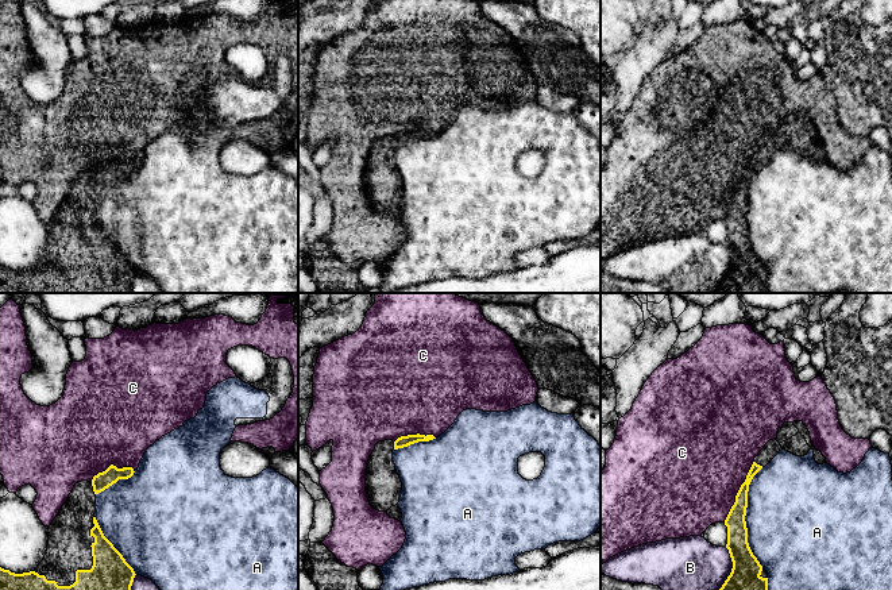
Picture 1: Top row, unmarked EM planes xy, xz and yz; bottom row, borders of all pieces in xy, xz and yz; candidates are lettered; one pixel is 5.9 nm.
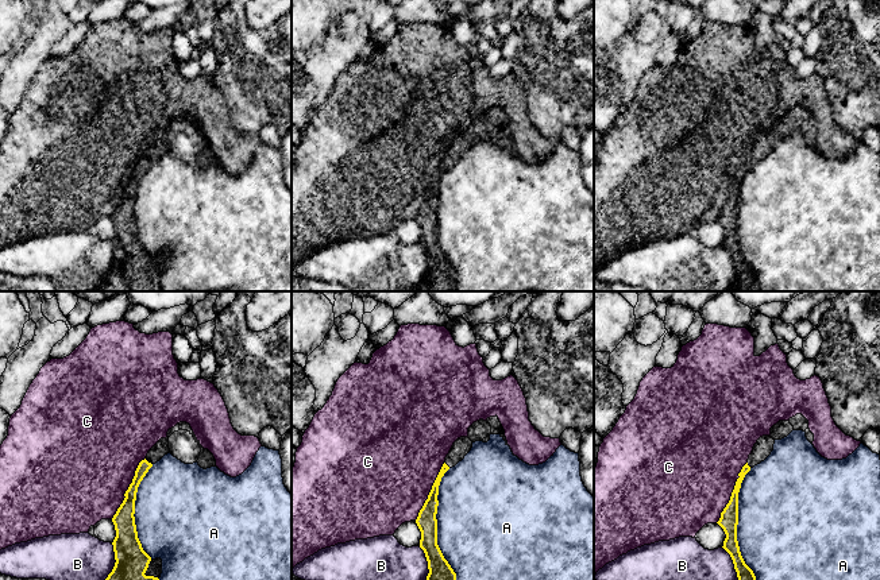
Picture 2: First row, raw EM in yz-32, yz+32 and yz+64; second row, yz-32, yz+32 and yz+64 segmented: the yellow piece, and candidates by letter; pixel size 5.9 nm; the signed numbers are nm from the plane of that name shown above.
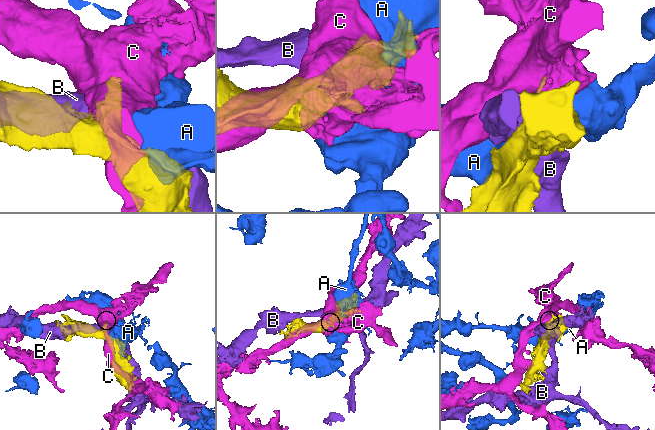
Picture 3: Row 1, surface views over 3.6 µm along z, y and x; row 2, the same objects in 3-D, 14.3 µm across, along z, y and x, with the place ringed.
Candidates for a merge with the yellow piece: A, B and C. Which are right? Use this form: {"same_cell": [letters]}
{"same_cell": []}

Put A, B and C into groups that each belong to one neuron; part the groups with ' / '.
A / B / C

